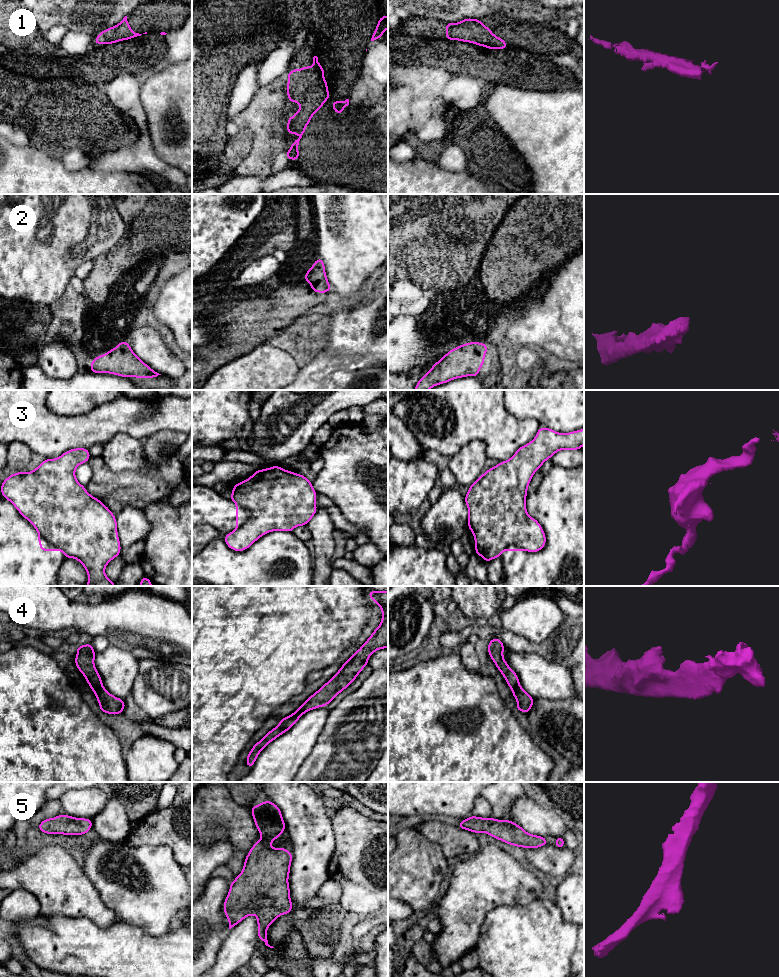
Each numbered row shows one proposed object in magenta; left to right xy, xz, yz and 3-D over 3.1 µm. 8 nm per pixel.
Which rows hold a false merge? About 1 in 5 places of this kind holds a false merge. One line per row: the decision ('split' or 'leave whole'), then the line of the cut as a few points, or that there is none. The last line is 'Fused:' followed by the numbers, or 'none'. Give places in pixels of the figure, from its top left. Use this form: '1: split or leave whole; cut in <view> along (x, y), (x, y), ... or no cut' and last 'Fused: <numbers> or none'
1: leave whole; no cut
2: leave whole; no cut
3: split; cut in xz along (238, 503), (249, 511), (250, 517), (236, 529)
4: leave whole; no cut
5: leave whole; no cut
Fused: 3

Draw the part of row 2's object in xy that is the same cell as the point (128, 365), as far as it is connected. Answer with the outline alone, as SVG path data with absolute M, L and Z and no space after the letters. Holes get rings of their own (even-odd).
M127 341L117 344L106 354L91 361L91 372L110 373L126 378L154 378L161 375L145 364L131 349Z

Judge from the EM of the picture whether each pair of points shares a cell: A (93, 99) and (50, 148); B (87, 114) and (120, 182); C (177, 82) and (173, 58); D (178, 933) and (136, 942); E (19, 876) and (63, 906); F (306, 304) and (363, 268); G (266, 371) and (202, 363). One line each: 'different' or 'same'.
A: same
B: different
C: different
D: same
E: same
F: different
G: different

